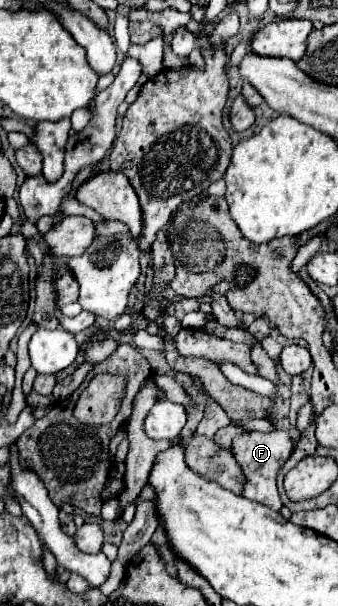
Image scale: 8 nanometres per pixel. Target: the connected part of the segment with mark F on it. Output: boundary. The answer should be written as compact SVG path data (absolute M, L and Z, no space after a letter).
M274 429L270 433L258 433L258 431L242 433L240 437L234 437L230 451L236 457L238 465L242 467L242 473L246 477L246 485L242 489L242 495L258 501L262 505L268 505L274 511L280 511L278 491L276 491L276 475L278 475L278 469L284 465L284 461L294 451L294 441L292 441L290 433L280 431L280 429Z

